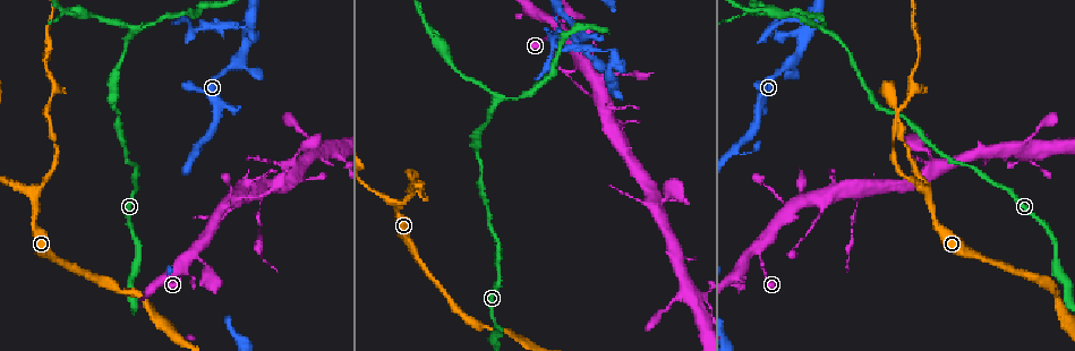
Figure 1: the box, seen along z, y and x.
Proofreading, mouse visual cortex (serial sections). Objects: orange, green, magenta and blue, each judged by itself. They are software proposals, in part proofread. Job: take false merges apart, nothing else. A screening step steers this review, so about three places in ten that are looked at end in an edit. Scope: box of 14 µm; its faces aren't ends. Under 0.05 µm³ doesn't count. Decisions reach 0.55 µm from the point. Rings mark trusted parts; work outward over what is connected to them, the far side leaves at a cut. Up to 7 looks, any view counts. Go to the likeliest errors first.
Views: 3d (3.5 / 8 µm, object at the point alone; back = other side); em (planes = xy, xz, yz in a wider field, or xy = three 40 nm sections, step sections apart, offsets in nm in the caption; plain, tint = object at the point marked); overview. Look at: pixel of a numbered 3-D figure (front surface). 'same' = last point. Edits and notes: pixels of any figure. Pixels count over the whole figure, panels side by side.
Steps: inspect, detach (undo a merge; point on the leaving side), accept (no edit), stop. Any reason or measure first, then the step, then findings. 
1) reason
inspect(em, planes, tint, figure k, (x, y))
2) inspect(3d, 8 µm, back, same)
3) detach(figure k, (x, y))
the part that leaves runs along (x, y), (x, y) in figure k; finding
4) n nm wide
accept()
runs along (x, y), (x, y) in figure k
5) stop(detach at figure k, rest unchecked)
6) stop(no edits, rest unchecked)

abrupt turn
inspect(3d, 3.5 µm, figure 1, (499, 103))

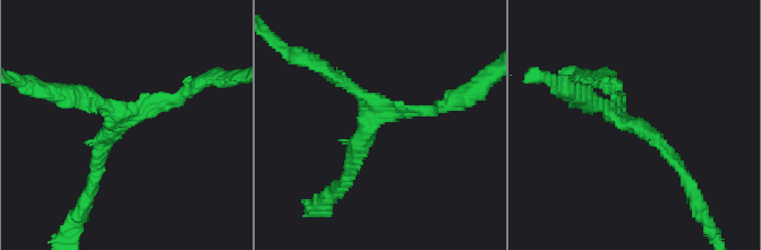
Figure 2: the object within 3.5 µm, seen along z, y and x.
3 arms; arms of 150, 150, 200 nm
inspect(em, xy, step 1, tint, figure 2, (629, 119))

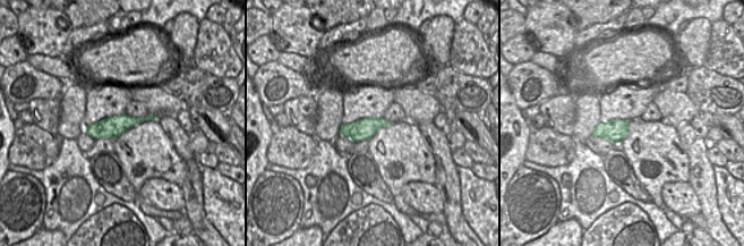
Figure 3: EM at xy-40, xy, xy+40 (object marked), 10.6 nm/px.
cut it another way
inspect(em, xy, step 3, tint, same)

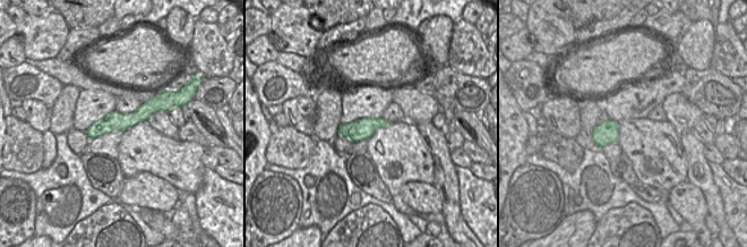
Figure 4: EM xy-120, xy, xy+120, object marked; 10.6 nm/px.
220 nm wide
accept()
runs along (161, 103), (89, 133) in figure 4; one cell here

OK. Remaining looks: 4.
inspect(3d, 3.5 µm, figure 1, (749, 11))

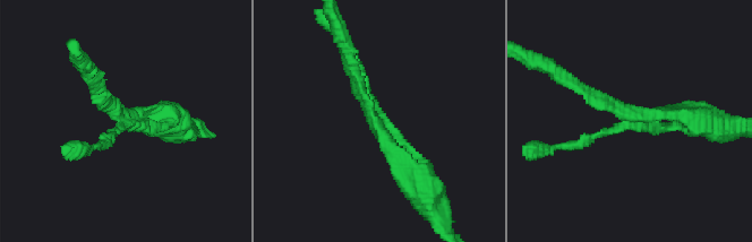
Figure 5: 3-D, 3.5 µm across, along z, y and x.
3 arms; arms of 150, 150, 200 nm
inspect(em, xy, step 5, tint, figure 5, (372, 118))

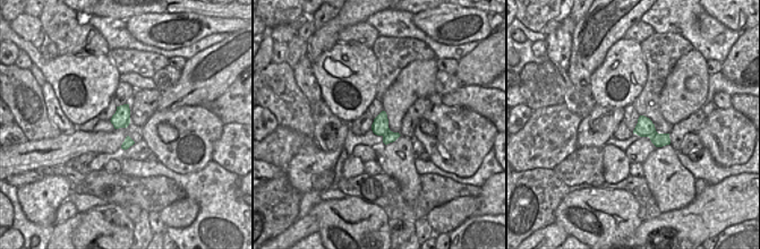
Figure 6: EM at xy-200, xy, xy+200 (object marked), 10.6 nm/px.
accept()
runs along (411, 179), (387, 153), (349, 60) in figure 5; continuous, no second cell

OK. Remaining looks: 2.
three-way junction
inspect(3d, 3.5 µm, figure 1, (929, 193))

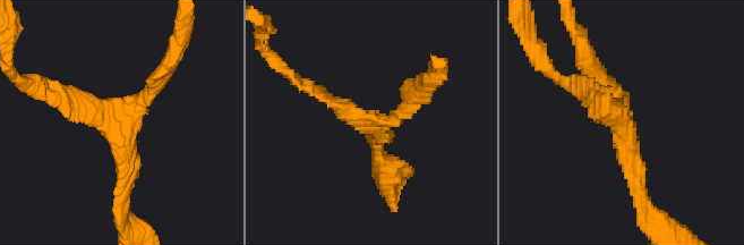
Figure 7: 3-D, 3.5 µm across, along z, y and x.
3 arms; arms of 200, 200, 200 nm; shape alone is not enough
inspect(em, xy, step 5, tint, figure 7, (376, 125))

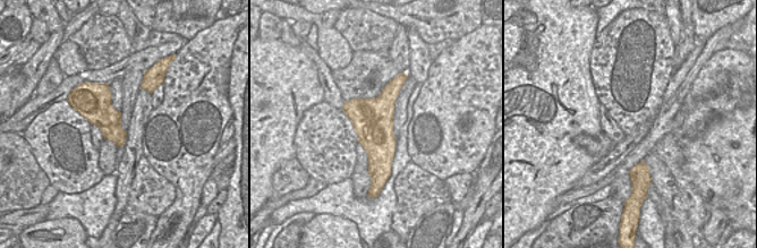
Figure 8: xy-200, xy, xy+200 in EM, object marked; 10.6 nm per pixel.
accept()
one cell here

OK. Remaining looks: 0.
stop(no edits, rest unchecked)

